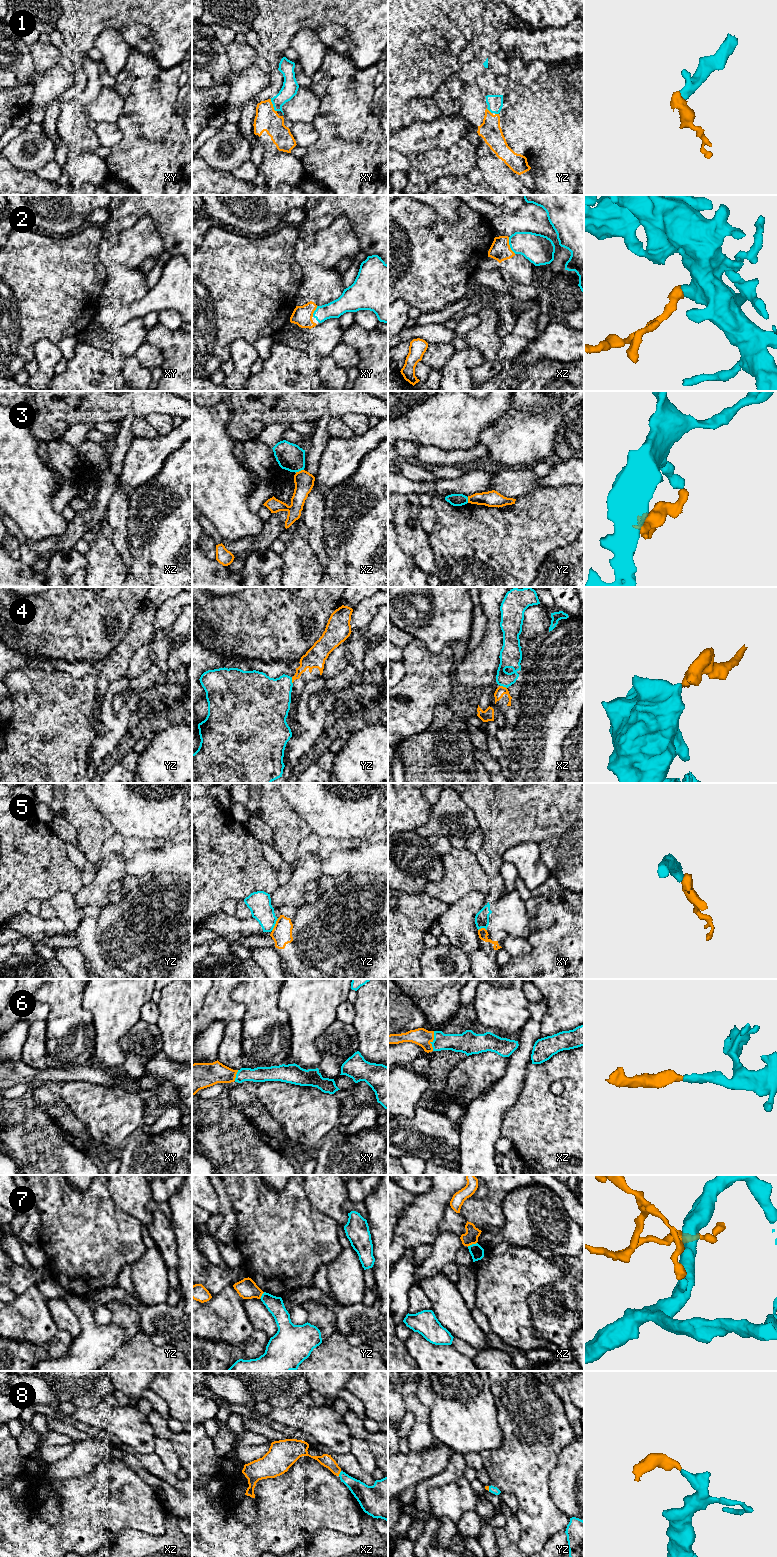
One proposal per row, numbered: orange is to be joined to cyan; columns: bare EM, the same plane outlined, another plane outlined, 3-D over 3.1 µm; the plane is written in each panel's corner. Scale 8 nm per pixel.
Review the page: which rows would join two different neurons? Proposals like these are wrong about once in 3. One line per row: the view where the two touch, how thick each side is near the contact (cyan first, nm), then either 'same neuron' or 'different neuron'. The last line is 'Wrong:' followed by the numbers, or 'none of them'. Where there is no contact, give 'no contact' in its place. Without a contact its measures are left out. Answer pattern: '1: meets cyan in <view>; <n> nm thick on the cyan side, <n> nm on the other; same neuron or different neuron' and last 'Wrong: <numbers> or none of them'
1: meets cyan in xy; 130 nm thick on the cyan side, 190 nm on the other; same neuron
2: meets cyan in xz; 240 nm thick on the cyan side, 170 nm on the other; same neuron
3: meets cyan in xz; 220 nm thick on the cyan side, 160 nm on the other; different neuron
4: meets cyan in xz; 180 nm thick on the cyan side, 80 nm on the other; different neuron
5: meets cyan in yz; 190 nm thick on the cyan side, 160 nm on the other; different neuron
6: meets cyan in xz; 150 nm thick on the cyan side, 140 nm on the other; same neuron
7: meets cyan in xz; 110 nm thick on the cyan side, 110 nm on the other; different neuron
8: meets cyan in xz; 150 nm thick on the cyan side, 100 nm on the other; same neuron
Wrong: 3, 4, 5, 7

